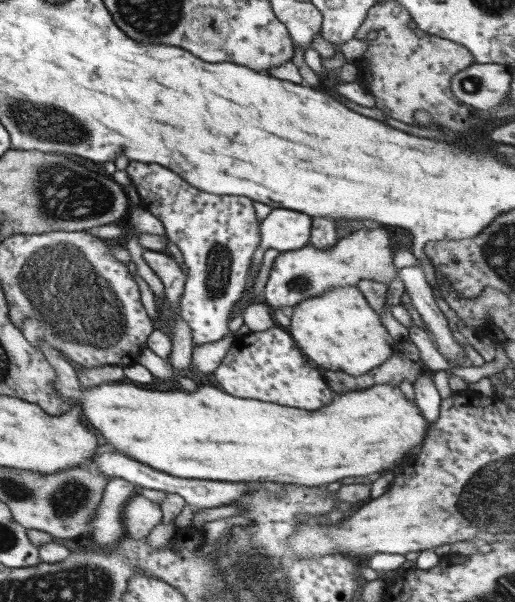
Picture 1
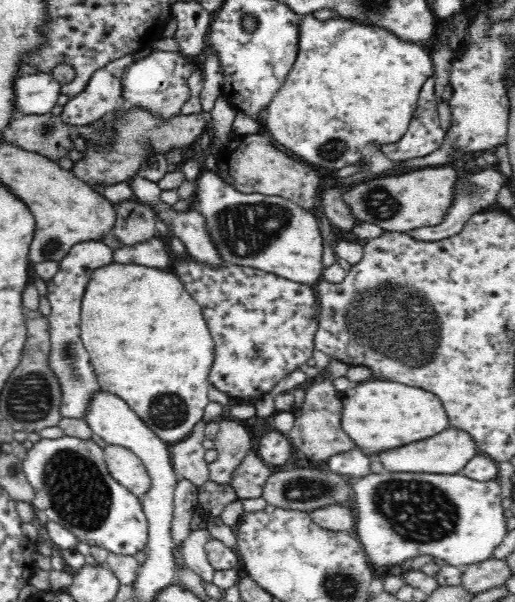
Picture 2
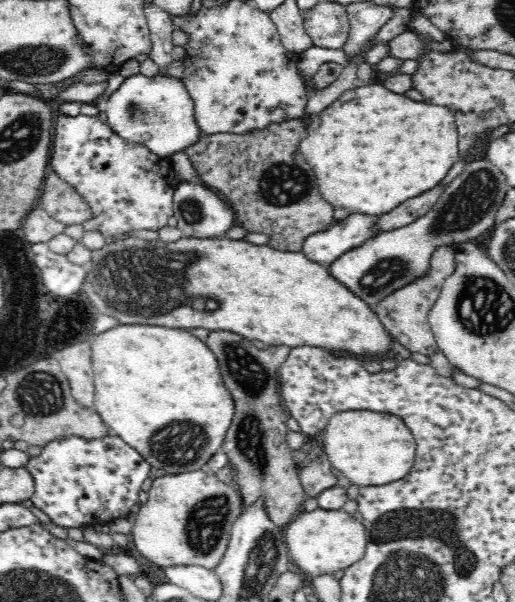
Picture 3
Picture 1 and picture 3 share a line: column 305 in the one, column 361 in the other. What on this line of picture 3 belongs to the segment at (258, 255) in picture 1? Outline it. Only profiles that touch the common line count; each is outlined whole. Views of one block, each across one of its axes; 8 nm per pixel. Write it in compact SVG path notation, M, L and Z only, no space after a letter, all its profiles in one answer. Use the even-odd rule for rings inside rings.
M350 213L324 232L308 236L303 242L302 251L308 259L319 265L329 265L344 252L358 248L380 233L376 227L376 217Z

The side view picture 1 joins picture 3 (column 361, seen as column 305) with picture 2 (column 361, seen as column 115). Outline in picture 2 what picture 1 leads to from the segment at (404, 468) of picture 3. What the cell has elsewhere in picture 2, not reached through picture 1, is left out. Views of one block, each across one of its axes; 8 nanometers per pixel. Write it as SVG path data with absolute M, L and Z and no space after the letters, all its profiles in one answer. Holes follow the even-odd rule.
M373 378L370 381L354 384L341 395L343 410L340 424L342 429L354 440L357 448L360 448L362 452L366 450L375 457L382 450L390 450L390 448L398 448L410 442L430 438L449 427L449 418L438 396L427 392L426 389L416 388L414 385Z

